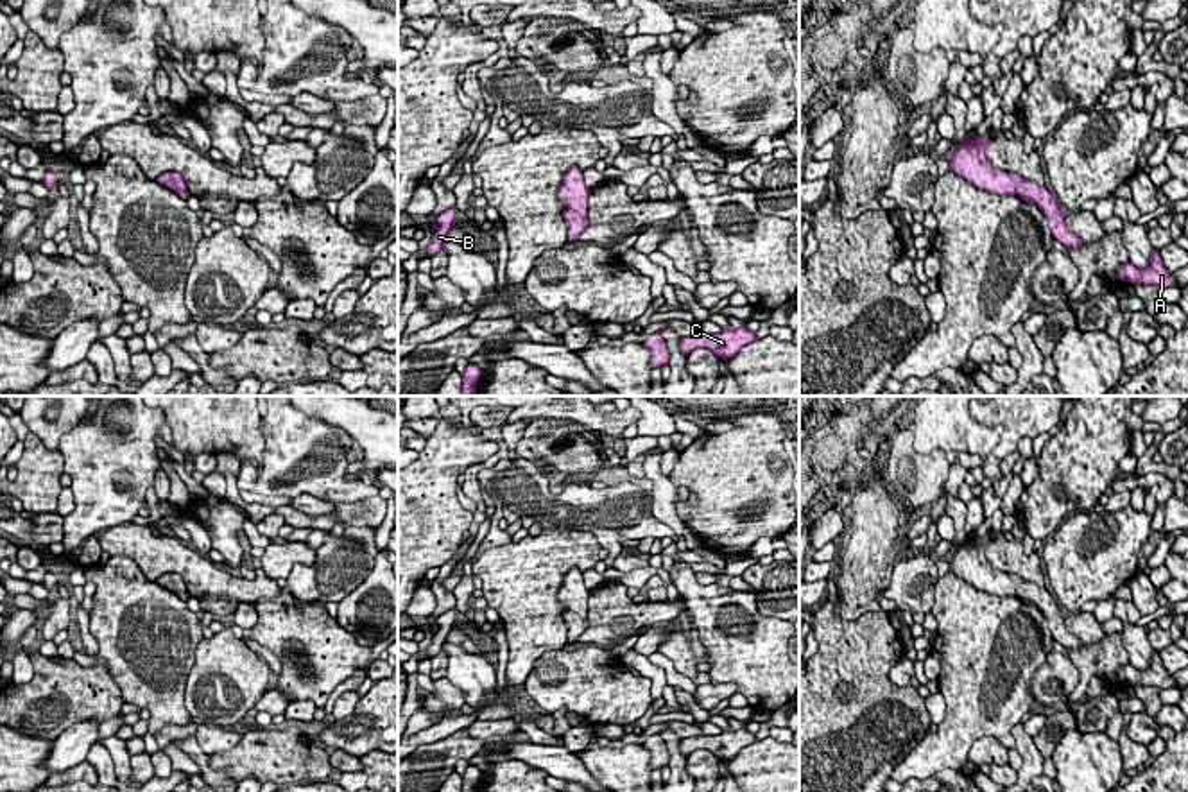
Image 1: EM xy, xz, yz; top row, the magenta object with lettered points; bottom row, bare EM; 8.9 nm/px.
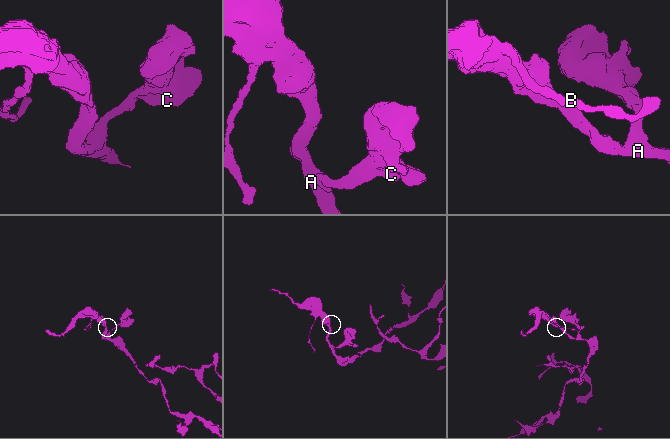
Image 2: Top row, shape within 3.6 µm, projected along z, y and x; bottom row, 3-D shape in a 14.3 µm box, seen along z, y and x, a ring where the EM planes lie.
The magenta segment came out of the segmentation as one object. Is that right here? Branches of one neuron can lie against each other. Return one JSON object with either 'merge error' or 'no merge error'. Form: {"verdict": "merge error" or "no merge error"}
{"verdict": "no merge error"}

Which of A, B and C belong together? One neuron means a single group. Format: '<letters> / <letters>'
A B C

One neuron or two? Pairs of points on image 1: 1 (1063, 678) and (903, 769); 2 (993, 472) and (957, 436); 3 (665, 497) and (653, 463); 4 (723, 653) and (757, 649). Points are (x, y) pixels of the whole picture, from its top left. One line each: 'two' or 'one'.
1: two
2: one
3: one
4: one

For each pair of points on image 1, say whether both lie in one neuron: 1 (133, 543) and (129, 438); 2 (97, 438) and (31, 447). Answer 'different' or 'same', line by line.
1: different
2: different

